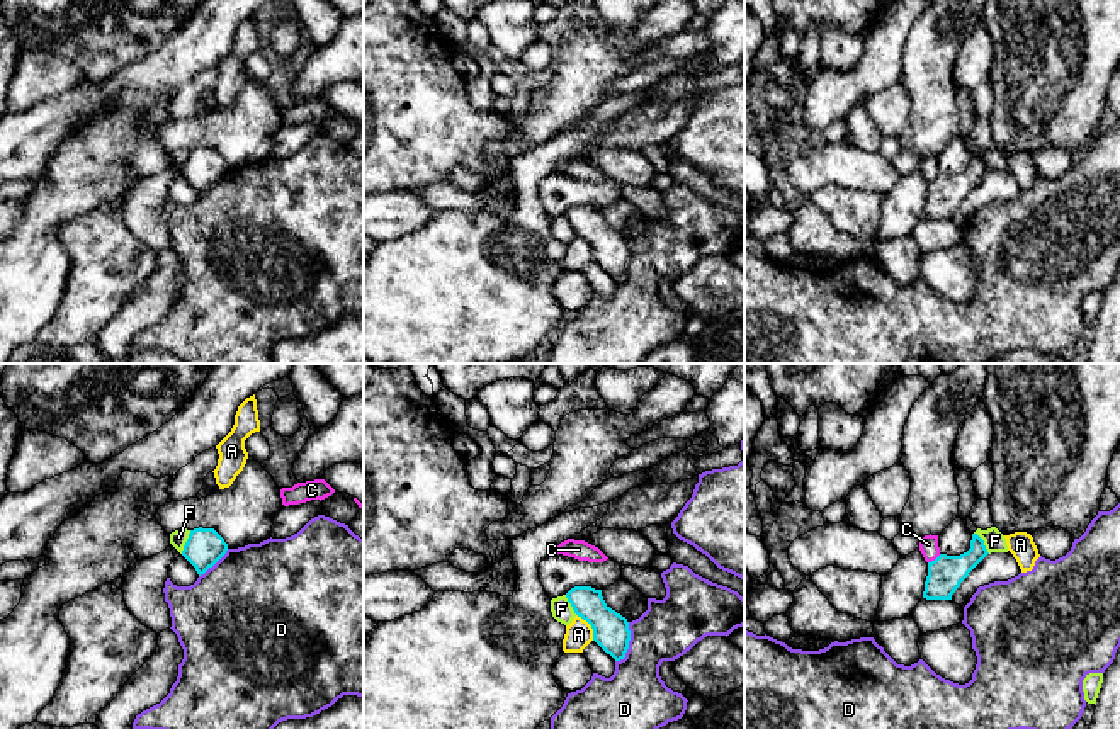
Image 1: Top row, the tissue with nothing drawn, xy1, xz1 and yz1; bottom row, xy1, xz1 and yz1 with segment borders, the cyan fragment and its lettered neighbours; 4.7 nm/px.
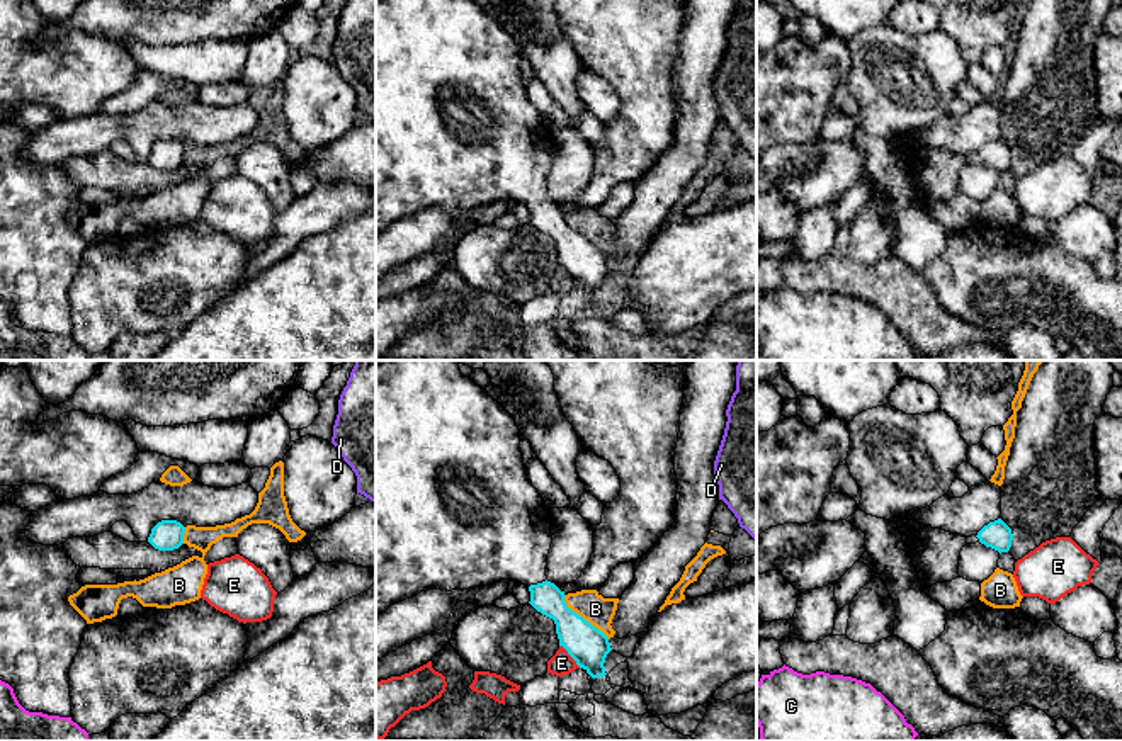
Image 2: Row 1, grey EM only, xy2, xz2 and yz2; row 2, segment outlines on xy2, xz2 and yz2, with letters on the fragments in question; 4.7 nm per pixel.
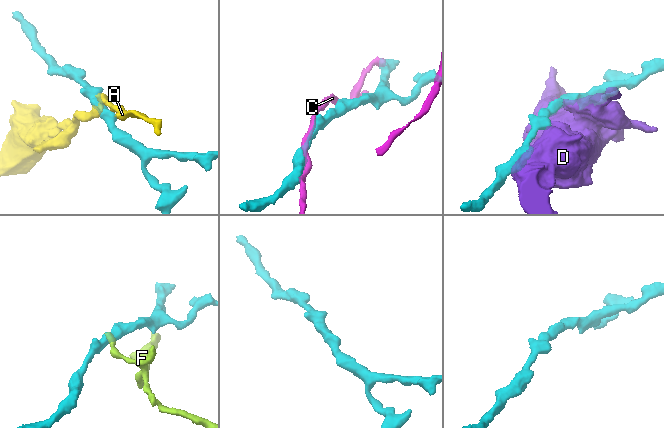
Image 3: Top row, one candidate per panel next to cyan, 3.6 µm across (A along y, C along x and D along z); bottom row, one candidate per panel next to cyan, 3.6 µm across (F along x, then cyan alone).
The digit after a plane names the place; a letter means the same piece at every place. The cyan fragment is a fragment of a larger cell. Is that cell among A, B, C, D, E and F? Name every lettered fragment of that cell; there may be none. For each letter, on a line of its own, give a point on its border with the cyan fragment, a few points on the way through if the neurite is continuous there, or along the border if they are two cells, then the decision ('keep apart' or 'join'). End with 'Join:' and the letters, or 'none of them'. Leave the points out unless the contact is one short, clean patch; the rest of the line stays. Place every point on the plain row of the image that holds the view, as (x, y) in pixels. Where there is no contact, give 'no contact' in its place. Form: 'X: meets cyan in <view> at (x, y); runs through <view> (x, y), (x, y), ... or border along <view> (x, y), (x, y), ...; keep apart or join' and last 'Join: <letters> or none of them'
A: meets cyan in xz1 at (590, 243); border along xz1 (576, 233), (590, 245), (593, 259); keep apart
B: meets cyan in xz2 at (583, 238); border along xz2 (563, 216), (573, 230), (609, 257); keep apart
C: meets cyan in yz1 at (935, 179); keep apart
D: meets cyan in xz1 at (627, 264); keep apart
E: meets cyan in xz2 at (570, 274); border along xz2 (560, 264), (580, 286); keep apart
F: meets cyan in xy1 at (186, 162); border along xy1 (191, 150), (181, 172); keep apart
Join: none of them

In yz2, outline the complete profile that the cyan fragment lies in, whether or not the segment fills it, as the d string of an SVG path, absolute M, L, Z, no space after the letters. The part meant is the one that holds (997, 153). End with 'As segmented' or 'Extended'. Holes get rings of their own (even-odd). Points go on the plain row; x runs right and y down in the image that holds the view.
M906 136L896 143L918 192L921 207L960 197L959 175L966 163L981 161L1001 173L1010 170L1013 160L1012 148L1001 138L989 141L972 156L925 146L915 139L908 141Z. Extended

